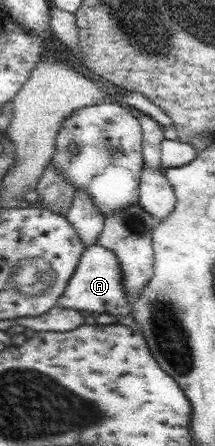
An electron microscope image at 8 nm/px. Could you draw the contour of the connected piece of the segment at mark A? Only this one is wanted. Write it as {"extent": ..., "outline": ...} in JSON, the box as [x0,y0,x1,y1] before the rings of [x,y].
{"extent":[59,244,137,325],"outline":[[[101,244],[90,247],[82,257],[78,273],[70,282],[65,295],[61,298],[59,306],[70,309],[80,309],[86,313],[109,313],[116,317],[118,323],[133,325],[137,321],[135,305],[126,290],[125,273],[121,267],[121,261],[114,251],[103,247]]]}

